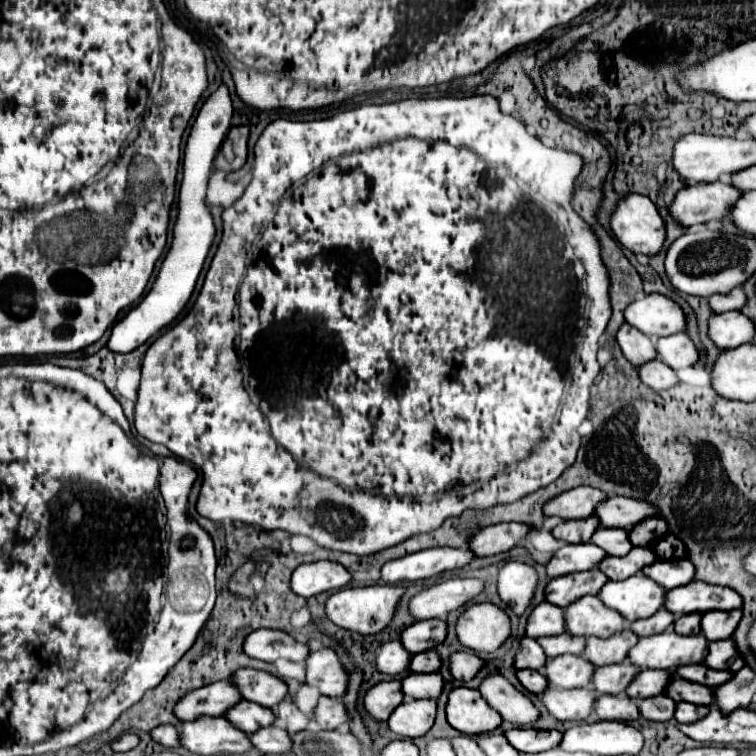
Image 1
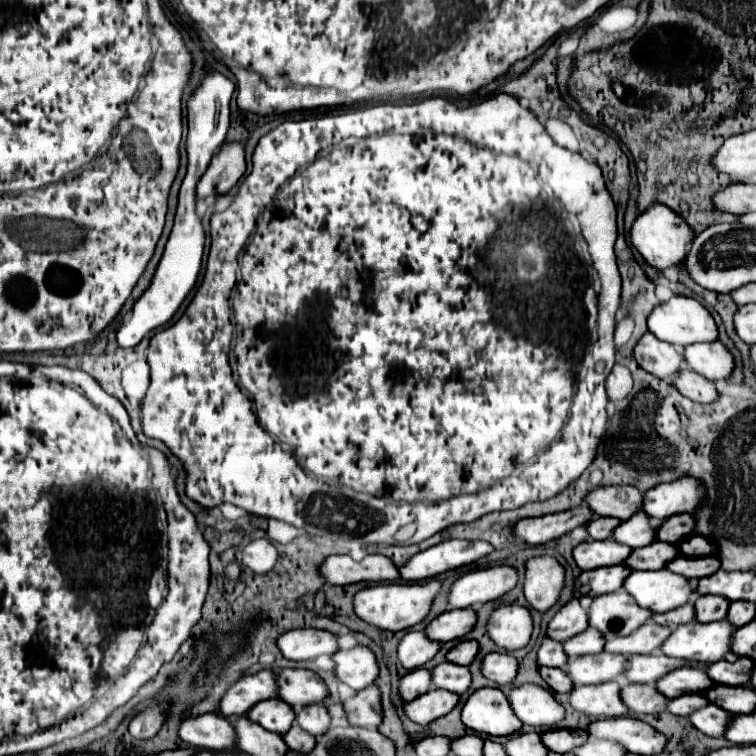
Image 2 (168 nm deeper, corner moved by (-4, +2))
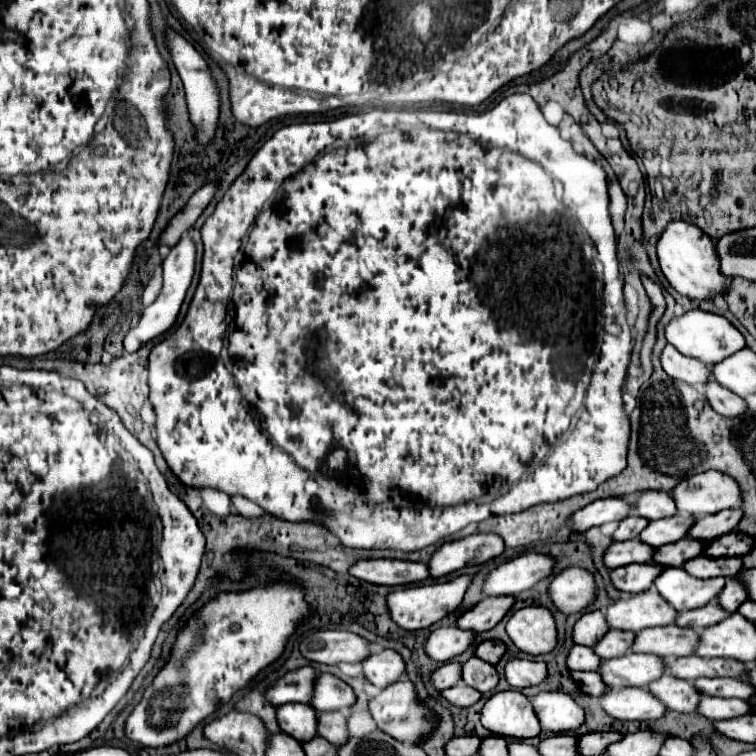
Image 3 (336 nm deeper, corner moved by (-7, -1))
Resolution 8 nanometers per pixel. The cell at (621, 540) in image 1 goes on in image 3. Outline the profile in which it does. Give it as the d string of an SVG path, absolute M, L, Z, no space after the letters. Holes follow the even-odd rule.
M675 515L667 519L657 519L657 521L651 521L647 529L639 533L639 539L643 543L649 543L651 547L675 543L687 535L687 527L691 527L691 523L695 523L695 517Z

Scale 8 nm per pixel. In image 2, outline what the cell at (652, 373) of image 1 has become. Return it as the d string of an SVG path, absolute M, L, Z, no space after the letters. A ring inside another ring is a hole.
M682 368L674 378L672 378L672 386L686 398L694 400L694 402L712 402L718 398L718 392L714 388L714 384L710 380L706 380L704 376Z

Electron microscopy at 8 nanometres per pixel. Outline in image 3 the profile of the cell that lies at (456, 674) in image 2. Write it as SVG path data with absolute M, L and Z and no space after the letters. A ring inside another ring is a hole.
M471 657L469 661L463 663L463 683L467 683L469 687L475 687L477 691L489 693L497 687L499 683L499 673L495 669L495 665Z

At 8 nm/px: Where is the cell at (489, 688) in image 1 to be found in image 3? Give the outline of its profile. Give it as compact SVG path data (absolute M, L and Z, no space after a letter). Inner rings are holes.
M541 691L531 699L531 703L545 731L553 731L553 733L575 731L585 721L583 709L567 693Z

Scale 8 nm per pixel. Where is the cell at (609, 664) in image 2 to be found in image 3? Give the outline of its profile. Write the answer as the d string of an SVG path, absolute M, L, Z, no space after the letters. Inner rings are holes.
M627 653L603 661L599 673L609 687L647 687L665 673L665 659L659 655Z

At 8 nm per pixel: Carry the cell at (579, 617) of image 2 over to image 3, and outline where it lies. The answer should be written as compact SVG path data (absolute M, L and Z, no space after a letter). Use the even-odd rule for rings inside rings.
M591 611L585 613L573 629L573 641L579 645L589 645L593 647L605 633L609 631L605 615L601 611Z

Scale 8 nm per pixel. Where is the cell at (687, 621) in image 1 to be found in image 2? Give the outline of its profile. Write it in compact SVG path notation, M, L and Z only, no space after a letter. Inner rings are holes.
M700 596L696 600L696 622L716 622L716 620L724 620L726 612L728 612L730 602L722 596Z

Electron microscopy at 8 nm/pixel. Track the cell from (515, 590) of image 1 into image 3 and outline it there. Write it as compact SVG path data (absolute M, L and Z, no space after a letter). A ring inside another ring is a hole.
M567 567L555 575L549 587L551 599L559 611L571 615L589 607L597 597L595 577L579 567Z

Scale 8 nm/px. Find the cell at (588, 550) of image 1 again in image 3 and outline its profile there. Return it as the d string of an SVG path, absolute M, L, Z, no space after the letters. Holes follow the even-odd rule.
M639 539L613 543L605 551L605 565L609 569L631 565L631 563L651 563L651 555L655 553L653 547L647 547L647 543L639 543Z

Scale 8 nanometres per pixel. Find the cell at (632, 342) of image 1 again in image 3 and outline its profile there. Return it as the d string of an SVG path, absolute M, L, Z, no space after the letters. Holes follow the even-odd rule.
M667 345L661 353L661 365L665 369L667 375L671 375L673 379L681 379L697 389L703 389L711 379L711 369L707 365L703 365L701 361L697 359L691 359L691 357L685 357L681 355L675 347Z

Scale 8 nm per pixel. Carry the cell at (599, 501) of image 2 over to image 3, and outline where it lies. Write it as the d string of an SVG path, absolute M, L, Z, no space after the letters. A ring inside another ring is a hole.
M645 491L641 497L633 501L635 515L645 519L663 519L675 515L675 501L671 499L671 493L665 491Z

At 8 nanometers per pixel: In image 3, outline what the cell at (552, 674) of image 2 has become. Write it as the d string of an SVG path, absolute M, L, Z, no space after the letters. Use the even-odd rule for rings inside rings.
M573 671L571 673L571 679L589 695L593 697L599 697L603 695L603 691L607 691L607 685L603 683L601 675L599 673L581 673L581 671Z

